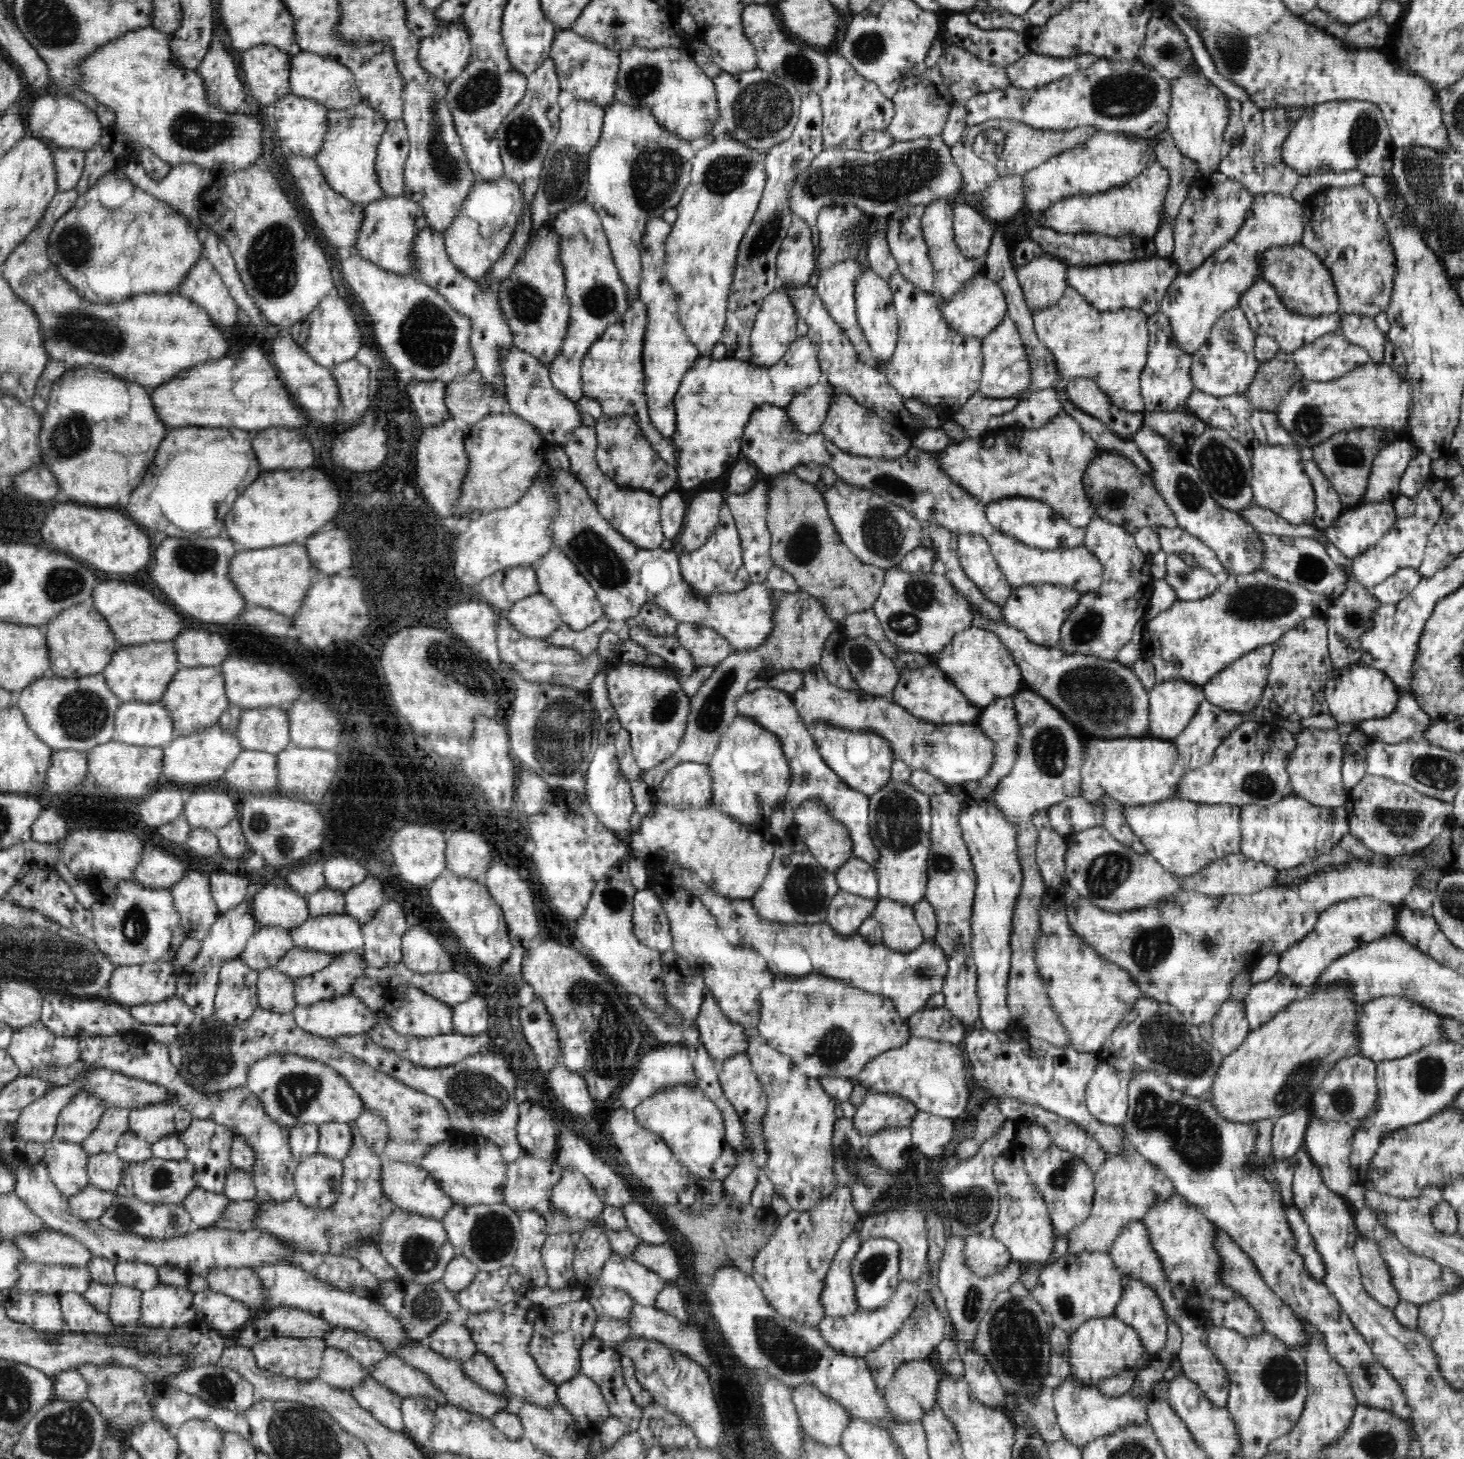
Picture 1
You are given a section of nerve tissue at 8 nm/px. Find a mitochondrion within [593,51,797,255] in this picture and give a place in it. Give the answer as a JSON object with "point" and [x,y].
{"point":[655,173]}

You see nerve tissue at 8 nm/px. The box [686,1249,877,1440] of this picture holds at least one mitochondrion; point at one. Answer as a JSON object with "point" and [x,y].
{"point":[789,1352]}

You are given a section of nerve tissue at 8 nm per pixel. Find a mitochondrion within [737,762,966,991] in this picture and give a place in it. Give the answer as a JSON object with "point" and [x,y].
{"point":[898,825]}

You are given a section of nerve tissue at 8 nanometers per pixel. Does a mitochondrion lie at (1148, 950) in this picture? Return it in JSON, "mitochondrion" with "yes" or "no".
{"mitochondrion":"yes"}

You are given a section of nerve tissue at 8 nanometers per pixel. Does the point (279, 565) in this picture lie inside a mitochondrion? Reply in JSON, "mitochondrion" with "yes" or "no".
{"mitochondrion":"no"}

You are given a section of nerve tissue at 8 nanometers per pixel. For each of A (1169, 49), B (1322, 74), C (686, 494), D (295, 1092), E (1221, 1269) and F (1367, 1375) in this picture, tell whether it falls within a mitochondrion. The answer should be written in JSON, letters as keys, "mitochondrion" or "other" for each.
{"A":"mitochondrion","B":"other","C":"other","D":"mitochondrion","E":"other","F":"mitochondrion"}

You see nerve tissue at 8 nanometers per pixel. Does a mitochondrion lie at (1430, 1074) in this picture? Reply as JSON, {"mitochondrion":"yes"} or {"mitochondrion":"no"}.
{"mitochondrion":"yes"}

